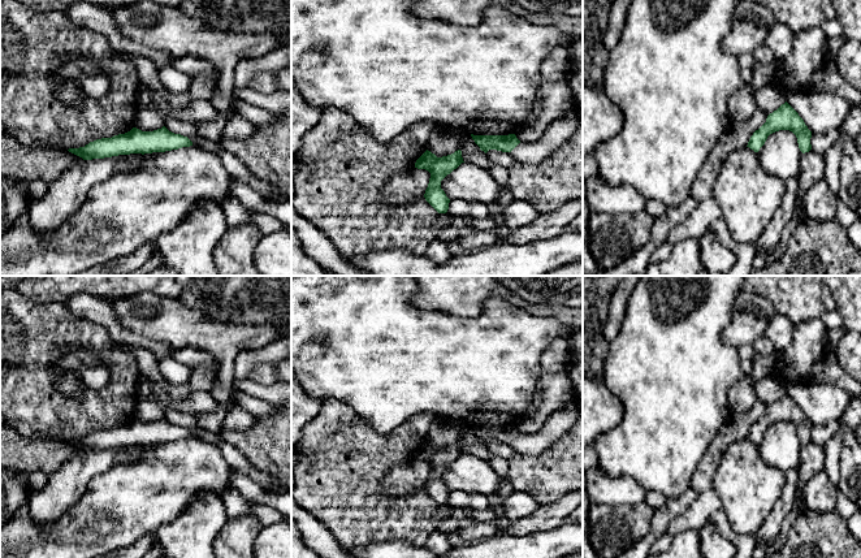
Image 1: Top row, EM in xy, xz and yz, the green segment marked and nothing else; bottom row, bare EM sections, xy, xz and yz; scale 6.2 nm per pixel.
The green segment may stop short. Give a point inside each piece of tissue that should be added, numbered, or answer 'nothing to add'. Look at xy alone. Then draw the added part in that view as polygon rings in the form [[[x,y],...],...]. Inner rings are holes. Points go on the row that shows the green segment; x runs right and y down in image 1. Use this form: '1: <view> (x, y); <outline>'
nothing to add

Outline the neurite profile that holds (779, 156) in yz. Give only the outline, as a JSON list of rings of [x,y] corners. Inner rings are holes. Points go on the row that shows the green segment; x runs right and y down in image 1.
[[[789,130],[770,134],[758,151],[763,170],[784,182],[799,177],[801,155],[797,138]]]

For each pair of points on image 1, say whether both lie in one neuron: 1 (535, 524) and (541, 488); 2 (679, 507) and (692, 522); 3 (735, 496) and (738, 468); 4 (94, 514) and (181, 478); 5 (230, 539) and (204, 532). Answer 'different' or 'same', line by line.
1: different
2: different
3: same
4: same
5: different

